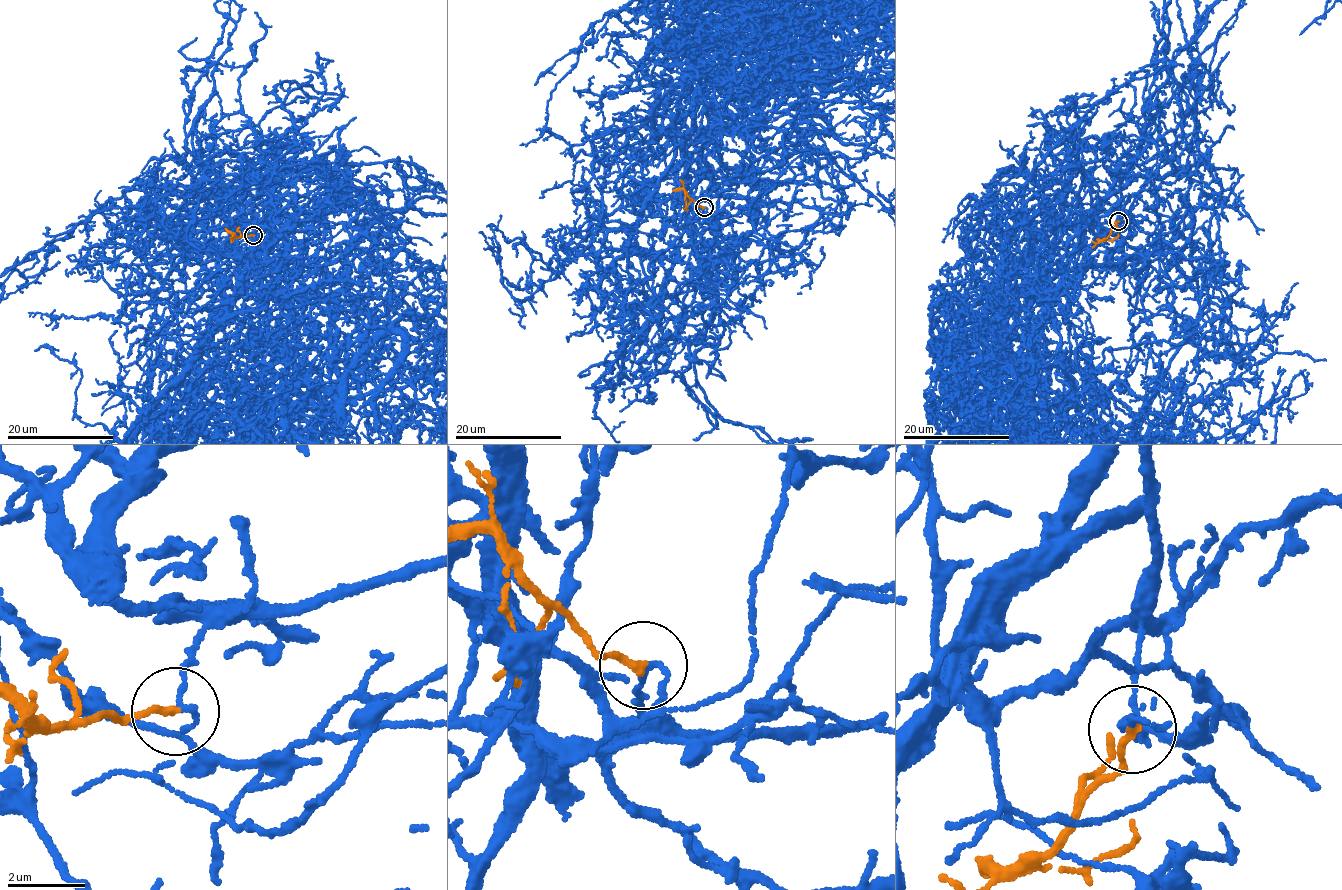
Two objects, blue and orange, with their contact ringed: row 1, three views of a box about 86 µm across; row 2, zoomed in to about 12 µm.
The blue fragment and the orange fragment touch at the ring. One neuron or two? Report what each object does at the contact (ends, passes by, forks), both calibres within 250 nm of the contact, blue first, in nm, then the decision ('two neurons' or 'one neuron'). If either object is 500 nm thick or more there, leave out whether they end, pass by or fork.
blue passes by; orange ends there; 120 nm thick on the blue side, 200 nm on the other; two neurons

